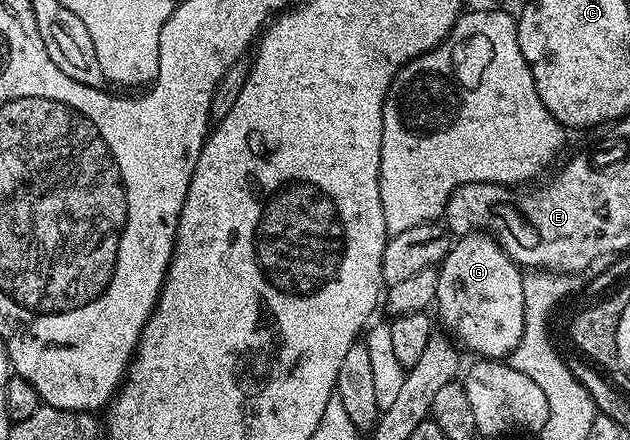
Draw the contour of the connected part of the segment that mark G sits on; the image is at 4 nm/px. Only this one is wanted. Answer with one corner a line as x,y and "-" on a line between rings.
476,233
460,235
452,242
451,251
443,258
438,273
439,280
435,290
434,306
439,307
439,319
452,331
450,334
464,348
467,346
469,350
476,351
476,356
500,361
506,360
511,351
517,349
525,325
524,272
519,264
513,262
504,253
501,245
490,234

